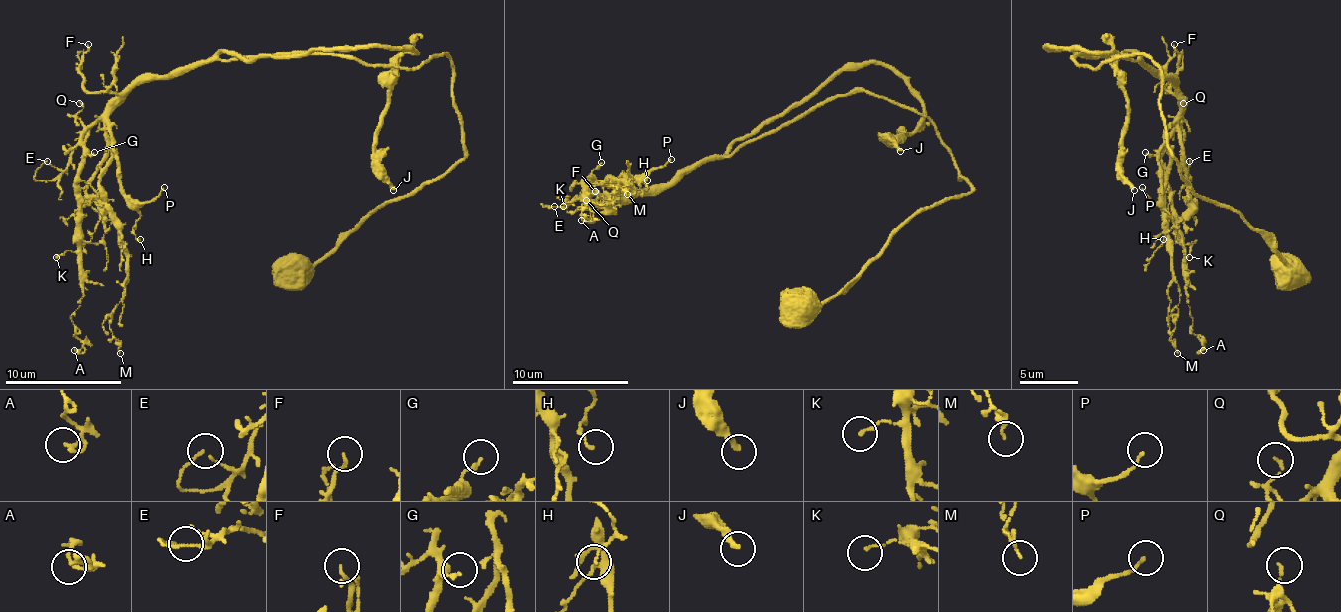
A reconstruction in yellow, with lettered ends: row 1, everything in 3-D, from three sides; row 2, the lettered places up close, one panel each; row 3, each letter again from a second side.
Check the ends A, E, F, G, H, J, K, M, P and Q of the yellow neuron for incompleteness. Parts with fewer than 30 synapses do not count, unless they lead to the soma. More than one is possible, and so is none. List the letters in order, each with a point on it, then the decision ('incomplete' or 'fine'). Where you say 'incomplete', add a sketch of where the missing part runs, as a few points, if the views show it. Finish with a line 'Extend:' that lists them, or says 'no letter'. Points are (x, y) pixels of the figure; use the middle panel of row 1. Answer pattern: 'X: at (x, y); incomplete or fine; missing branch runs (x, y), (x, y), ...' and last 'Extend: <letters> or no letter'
A: at (581, 220); fine
E: at (554, 206); fine
F: at (595, 191); fine
G: at (601, 162); fine
H: at (647, 180); fine
J: at (900, 151); incomplete; missing branch runs (900, 151), (900, 148), (915, 151), (918, 159), (924, 154), (927, 139), (921, 130)
K: at (563, 206); fine
M: at (627, 194); fine
P: at (671, 159); fine
Q: at (586, 200); fine
Extend: J

